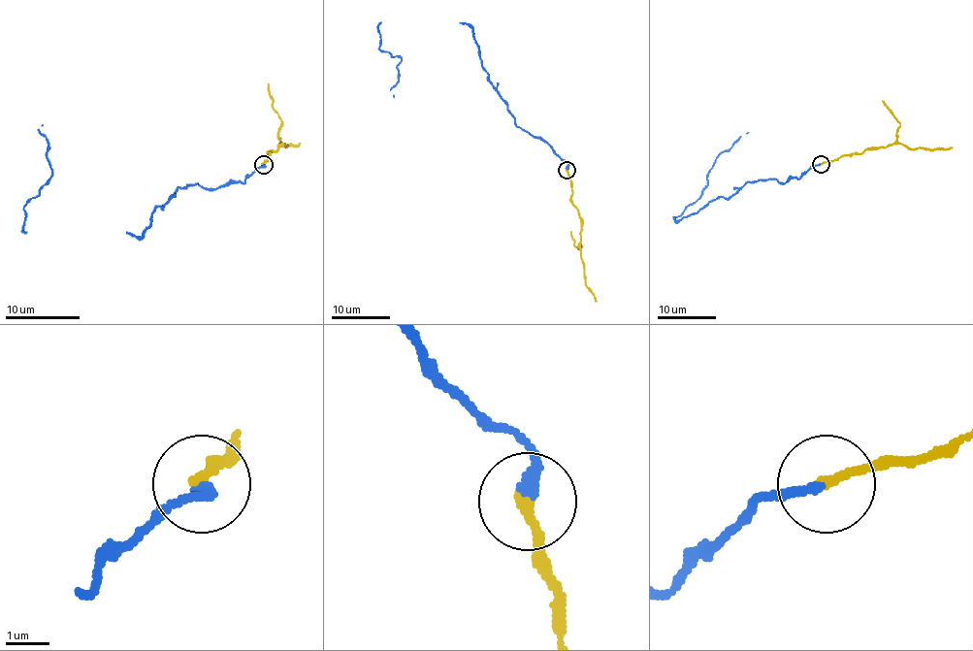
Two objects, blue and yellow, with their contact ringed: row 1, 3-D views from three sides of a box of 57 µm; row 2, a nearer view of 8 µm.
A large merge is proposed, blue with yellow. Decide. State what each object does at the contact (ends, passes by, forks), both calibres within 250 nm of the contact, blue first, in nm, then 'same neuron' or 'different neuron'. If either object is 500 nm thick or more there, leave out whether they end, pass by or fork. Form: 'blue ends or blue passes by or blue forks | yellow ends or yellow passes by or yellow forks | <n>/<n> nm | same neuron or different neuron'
blue ends | yellow ends | 260/240 nm | same neuron

